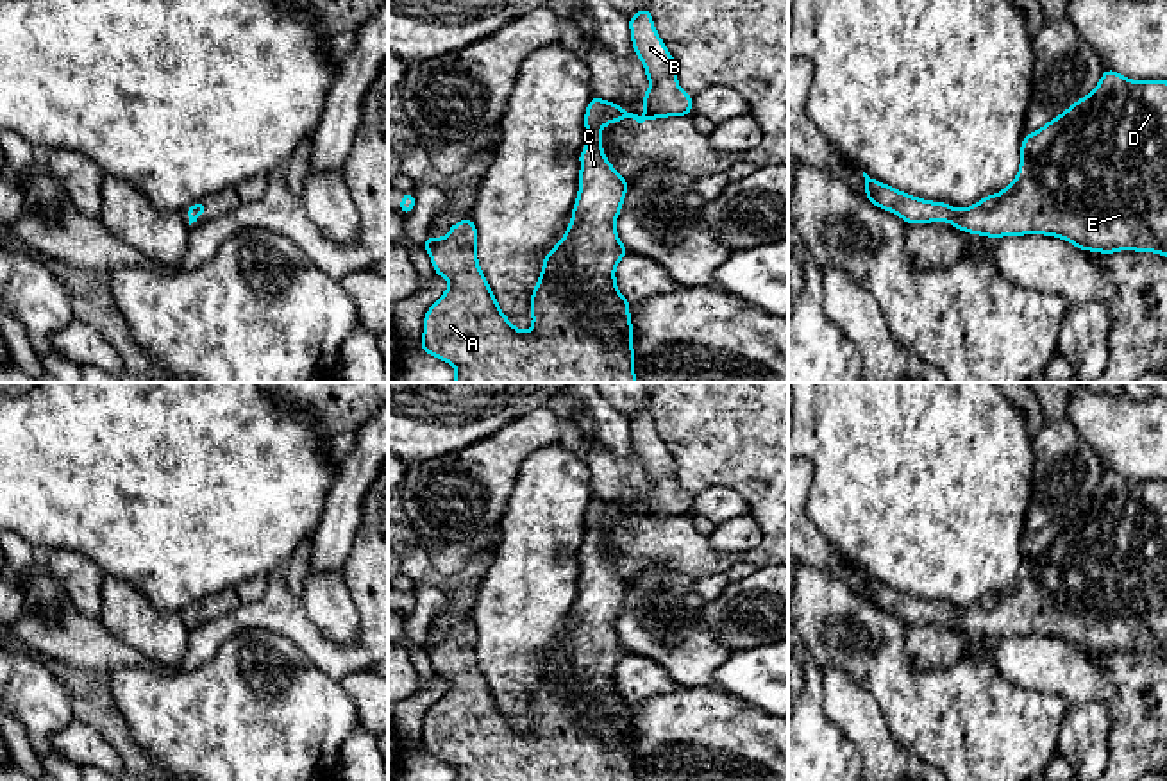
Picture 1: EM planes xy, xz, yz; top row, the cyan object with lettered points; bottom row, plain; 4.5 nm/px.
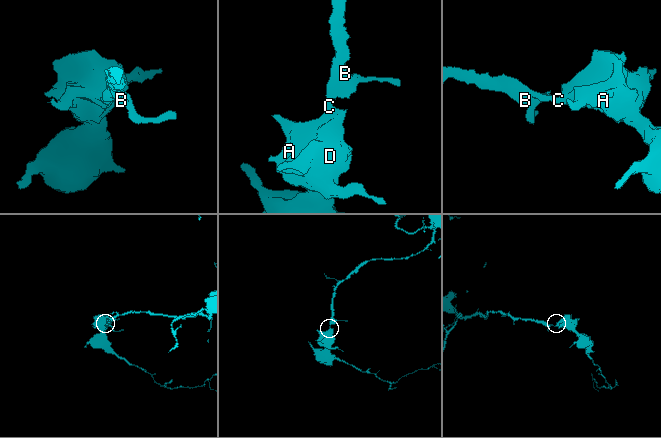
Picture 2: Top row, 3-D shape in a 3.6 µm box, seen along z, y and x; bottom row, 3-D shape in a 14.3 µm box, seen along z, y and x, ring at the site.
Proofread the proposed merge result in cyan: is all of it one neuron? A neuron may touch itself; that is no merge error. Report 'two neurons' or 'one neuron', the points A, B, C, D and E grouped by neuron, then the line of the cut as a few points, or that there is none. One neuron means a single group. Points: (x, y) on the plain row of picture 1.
one neuron; groups A B C D E; cut none

